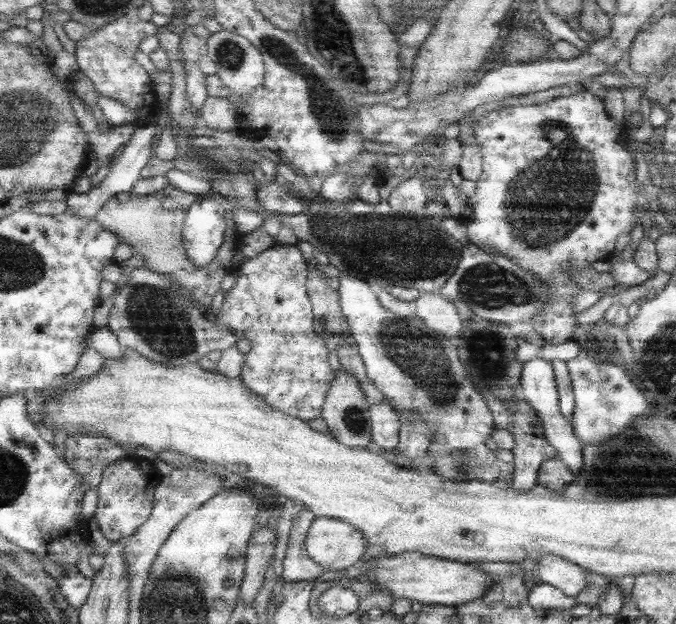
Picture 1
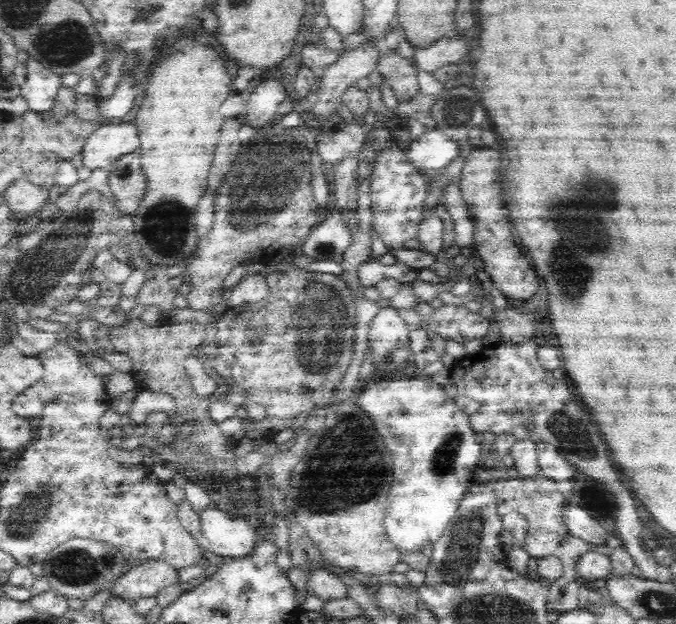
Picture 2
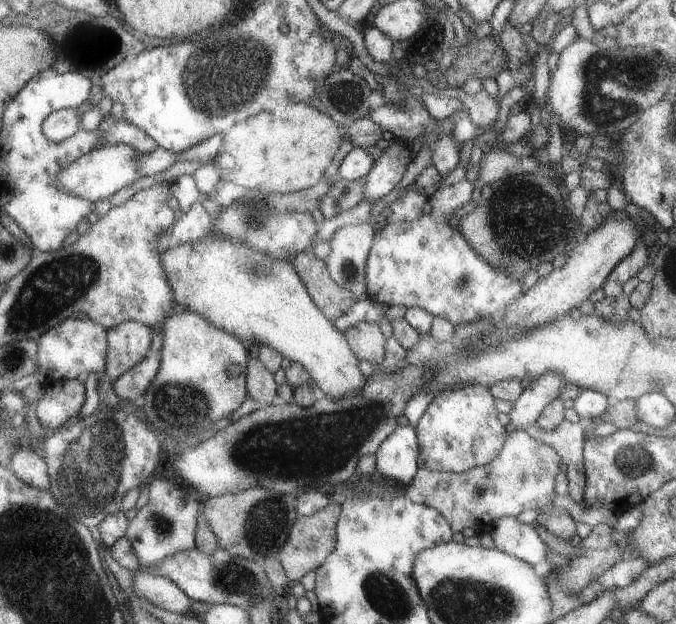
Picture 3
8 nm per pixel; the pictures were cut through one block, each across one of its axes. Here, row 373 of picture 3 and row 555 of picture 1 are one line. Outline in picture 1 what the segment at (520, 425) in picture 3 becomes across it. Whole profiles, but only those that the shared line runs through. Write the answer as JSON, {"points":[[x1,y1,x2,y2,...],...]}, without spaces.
{"points":[[553,554,535,560,535,574,538,582,561,590,567,597,574,598,585,588,584,569]]}

